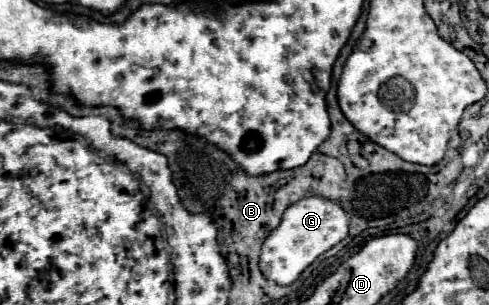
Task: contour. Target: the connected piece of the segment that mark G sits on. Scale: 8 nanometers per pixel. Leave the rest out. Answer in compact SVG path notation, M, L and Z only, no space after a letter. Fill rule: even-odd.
M316 196L304 198L284 212L280 226L264 240L260 254L260 270L266 278L278 284L292 284L302 274L302 270L306 270L320 254L346 238L346 234L348 216L340 204Z

